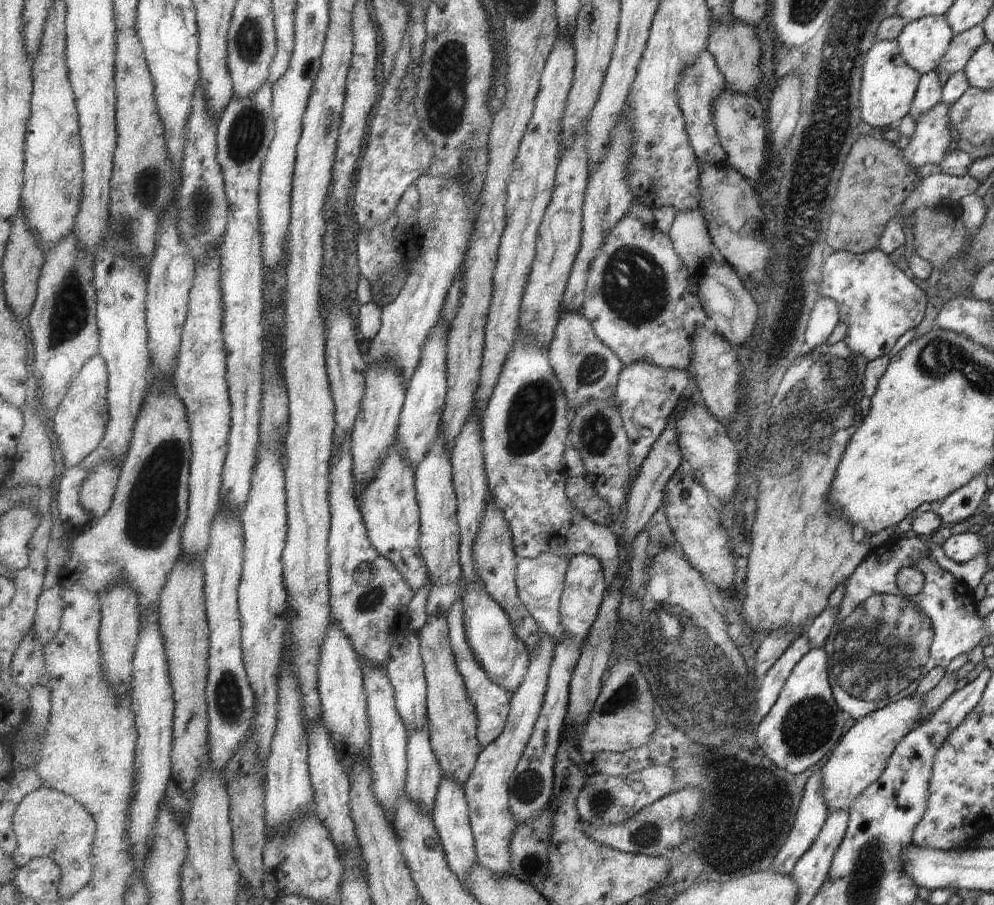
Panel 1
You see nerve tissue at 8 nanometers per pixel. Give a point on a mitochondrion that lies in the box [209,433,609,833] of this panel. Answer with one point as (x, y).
(227, 692)

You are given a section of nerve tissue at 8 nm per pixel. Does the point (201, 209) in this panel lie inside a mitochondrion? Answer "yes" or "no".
yes

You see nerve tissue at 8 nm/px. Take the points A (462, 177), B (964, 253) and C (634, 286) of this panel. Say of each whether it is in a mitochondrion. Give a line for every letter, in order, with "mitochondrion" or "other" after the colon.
A: other
B: other
C: mitochondrion

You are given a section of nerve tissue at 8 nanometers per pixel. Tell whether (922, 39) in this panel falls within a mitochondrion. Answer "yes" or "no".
no

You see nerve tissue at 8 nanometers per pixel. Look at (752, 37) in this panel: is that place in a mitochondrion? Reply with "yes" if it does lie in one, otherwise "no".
no

